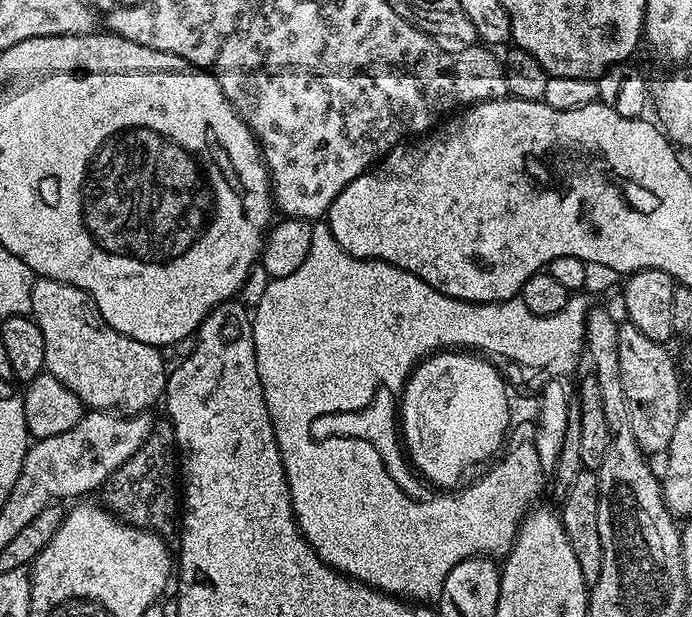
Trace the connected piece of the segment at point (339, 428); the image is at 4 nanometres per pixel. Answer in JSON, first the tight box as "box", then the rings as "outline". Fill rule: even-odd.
{"box":[312,387,426,500],"outline":[[[382,387],[374,394],[374,398],[365,408],[353,412],[331,412],[314,418],[312,423],[312,437],[315,440],[358,440],[374,446],[378,450],[378,458],[386,466],[390,478],[411,500],[425,499],[426,492],[420,485],[421,477],[410,467],[406,459],[405,449],[402,447],[402,436],[398,431],[398,400],[393,389]]]}

